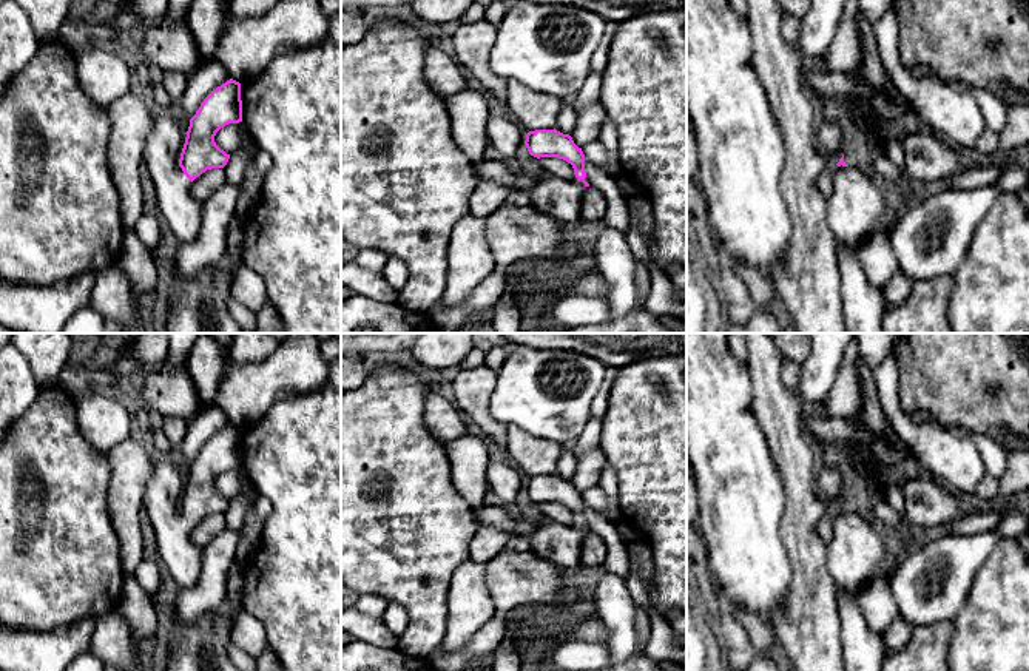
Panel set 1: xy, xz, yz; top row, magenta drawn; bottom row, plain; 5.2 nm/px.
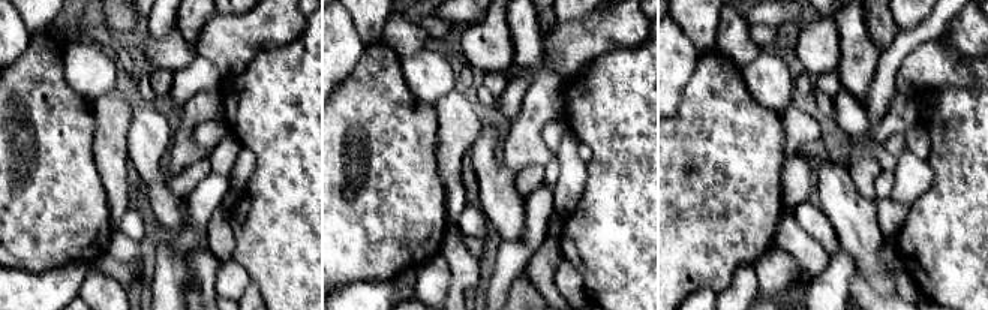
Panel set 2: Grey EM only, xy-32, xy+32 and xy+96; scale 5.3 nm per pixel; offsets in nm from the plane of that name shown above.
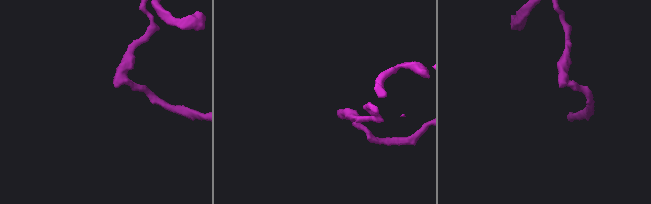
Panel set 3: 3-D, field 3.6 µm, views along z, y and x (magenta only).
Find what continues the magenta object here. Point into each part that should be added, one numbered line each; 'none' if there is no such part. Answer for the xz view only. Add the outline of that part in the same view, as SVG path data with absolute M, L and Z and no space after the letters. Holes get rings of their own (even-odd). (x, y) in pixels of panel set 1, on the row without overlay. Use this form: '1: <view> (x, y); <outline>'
1: xz (506, 482); M492 460L486 470L488 486L498 498L498 504L514 509L518 494L525 489L528 477L501 460Z

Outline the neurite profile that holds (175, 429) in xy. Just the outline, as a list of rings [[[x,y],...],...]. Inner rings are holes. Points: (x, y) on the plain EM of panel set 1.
[[[168,416],[164,420],[162,432],[173,447],[179,447],[187,433],[187,421],[182,418]]]

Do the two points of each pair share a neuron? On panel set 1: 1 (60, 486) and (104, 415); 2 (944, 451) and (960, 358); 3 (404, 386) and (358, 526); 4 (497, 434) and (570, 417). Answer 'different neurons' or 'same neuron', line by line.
1: different neurons
2: different neurons
3: same neuron
4: different neurons

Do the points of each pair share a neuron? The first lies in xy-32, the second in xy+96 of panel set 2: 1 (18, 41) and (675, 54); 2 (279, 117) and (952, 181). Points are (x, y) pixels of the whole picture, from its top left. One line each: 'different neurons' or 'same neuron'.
1: same neuron
2: same neuron

